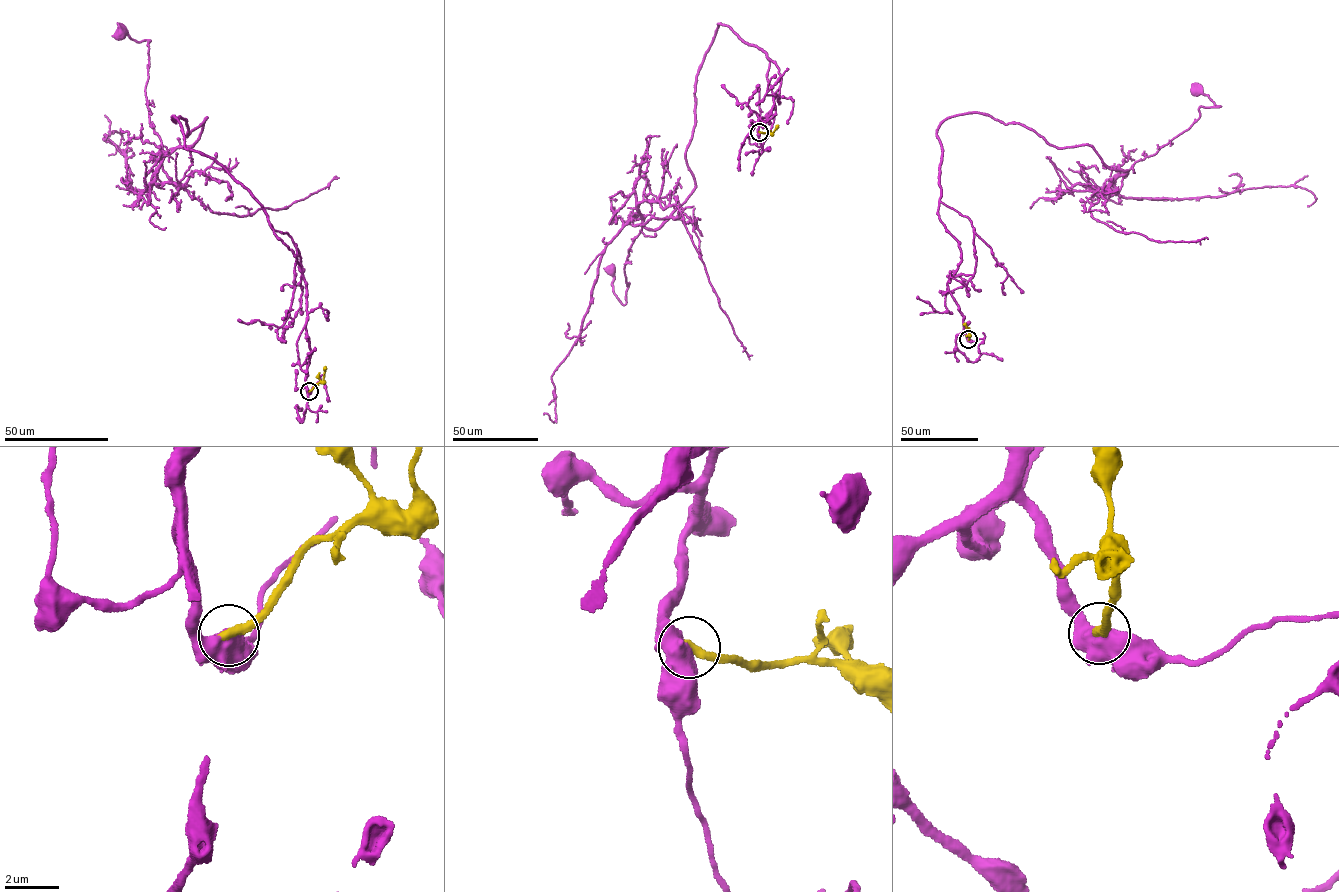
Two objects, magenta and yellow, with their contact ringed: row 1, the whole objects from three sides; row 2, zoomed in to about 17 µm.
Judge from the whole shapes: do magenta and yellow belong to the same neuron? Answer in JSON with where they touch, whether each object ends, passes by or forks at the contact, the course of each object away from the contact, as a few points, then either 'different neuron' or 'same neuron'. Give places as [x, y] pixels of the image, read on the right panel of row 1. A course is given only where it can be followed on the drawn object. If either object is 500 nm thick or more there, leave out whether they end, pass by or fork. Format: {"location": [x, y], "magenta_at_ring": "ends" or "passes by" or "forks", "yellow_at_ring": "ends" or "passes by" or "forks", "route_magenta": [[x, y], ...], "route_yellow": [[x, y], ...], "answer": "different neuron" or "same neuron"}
{"location": [968, 339], "route_magenta": [[968, 340], [939, 125], [981, 113], [1126, 174], [1220, 106], [1195, 91]], "route_yellow": [[968, 339], [963, 324]], "answer": "same neuron"}

